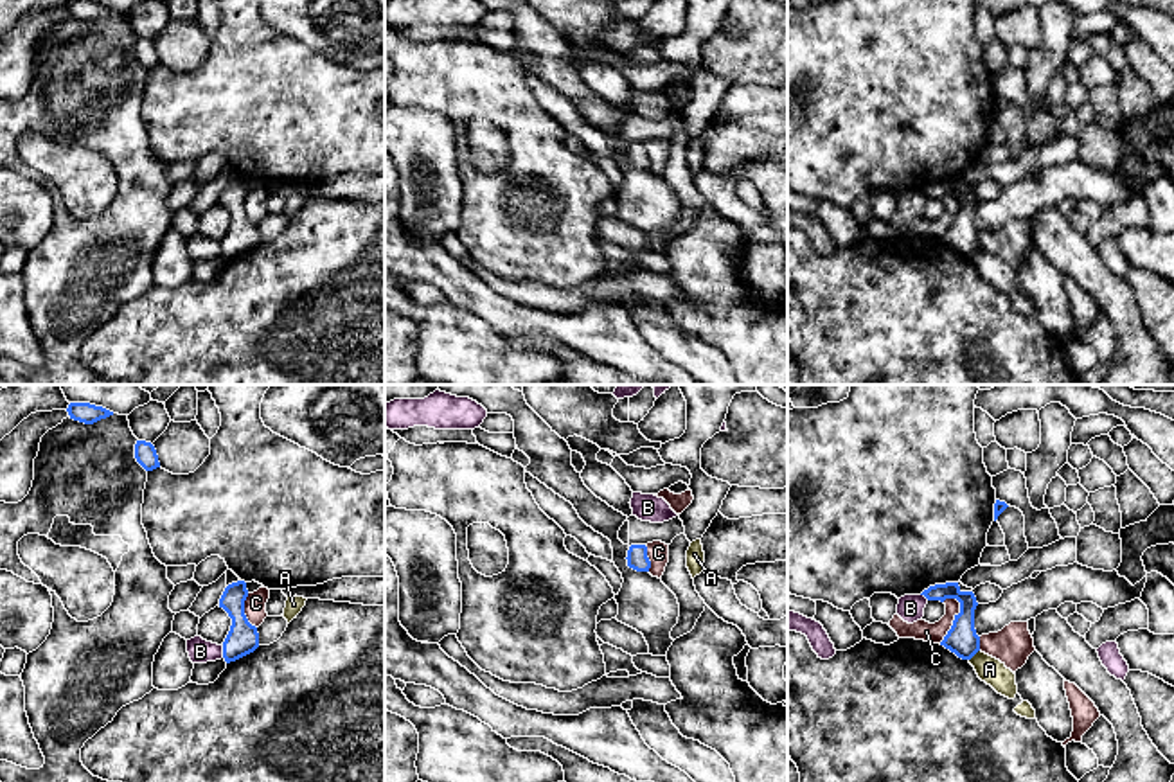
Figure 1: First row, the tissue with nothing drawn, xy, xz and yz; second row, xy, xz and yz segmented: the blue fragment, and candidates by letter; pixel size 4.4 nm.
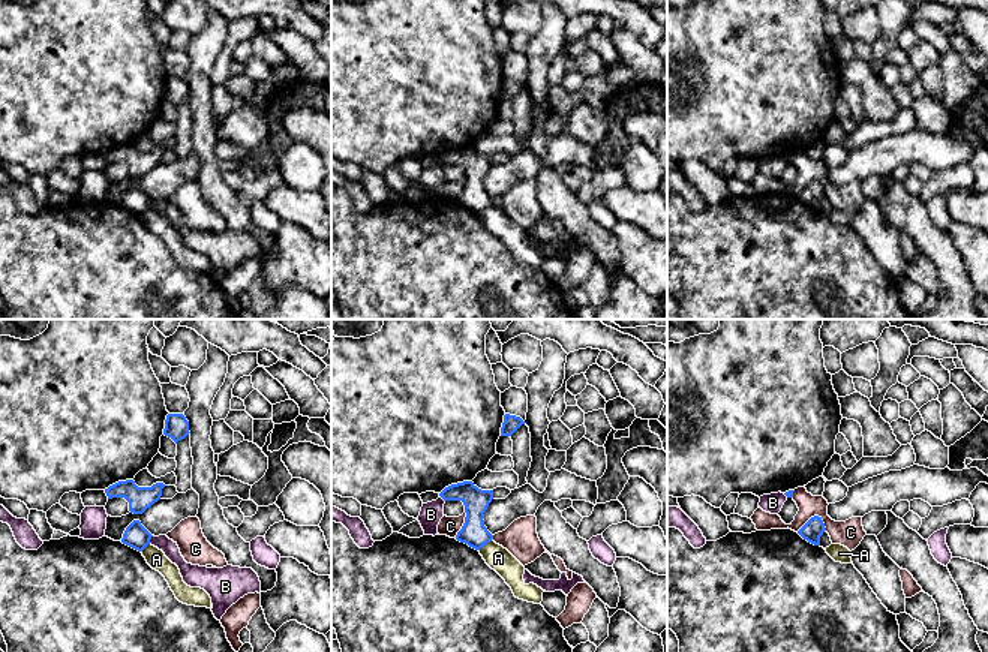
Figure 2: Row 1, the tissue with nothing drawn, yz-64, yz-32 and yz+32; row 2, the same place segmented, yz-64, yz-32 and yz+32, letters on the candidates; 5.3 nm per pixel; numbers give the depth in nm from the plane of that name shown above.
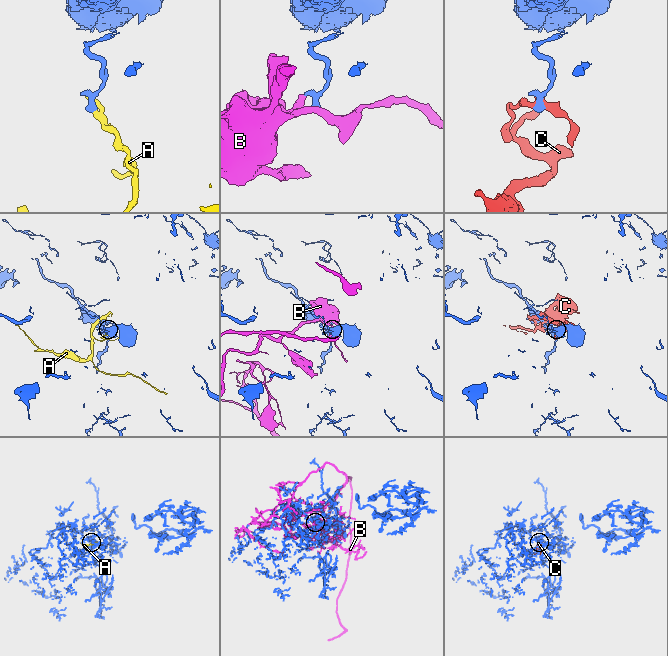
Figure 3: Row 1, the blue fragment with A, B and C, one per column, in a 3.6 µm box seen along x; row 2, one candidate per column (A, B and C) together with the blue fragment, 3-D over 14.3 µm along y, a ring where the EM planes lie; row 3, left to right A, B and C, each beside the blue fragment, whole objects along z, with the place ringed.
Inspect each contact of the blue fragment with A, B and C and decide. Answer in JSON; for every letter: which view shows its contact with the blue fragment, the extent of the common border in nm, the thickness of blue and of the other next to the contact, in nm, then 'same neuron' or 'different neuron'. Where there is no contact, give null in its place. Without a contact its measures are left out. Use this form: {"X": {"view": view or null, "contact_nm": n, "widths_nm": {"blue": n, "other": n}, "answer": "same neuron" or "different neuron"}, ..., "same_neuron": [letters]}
{"A": {"view": "yz", "contact_nm": 70, "widths_nm": {"blue": 140, "other": 120}, "answer": "different neuron"}, "B": {"view": "xy", "contact_nm": 60, "widths_nm": {"blue": 140, "other": 110}, "answer": "different neuron"}, "C": {"view": "yz", "contact_nm": 220, "widths_nm": {"blue": 140, "other": 90}, "answer": "different neuron"}, "same_neuron": []}

